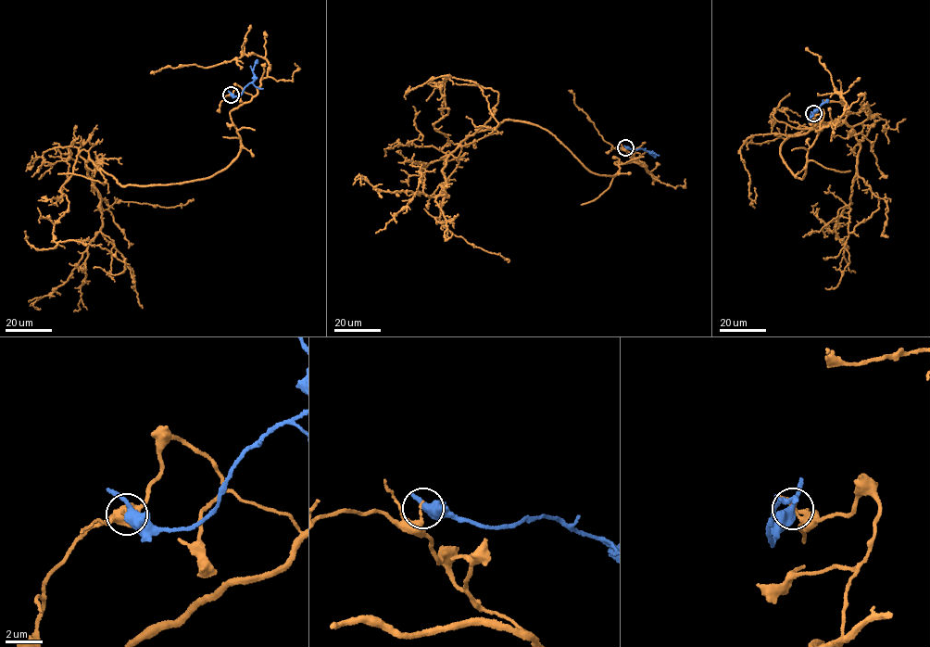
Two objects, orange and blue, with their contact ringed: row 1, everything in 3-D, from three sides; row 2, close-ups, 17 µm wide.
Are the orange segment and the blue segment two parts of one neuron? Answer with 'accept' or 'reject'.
reject

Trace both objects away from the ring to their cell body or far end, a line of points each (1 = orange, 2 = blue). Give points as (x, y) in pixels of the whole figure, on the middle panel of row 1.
1: (625, 147), (640, 165), (608, 176), (526, 122), (454, 144), (445, 77), (498, 123), (466, 118)
2: (625, 147), (641, 148), (655, 157)

